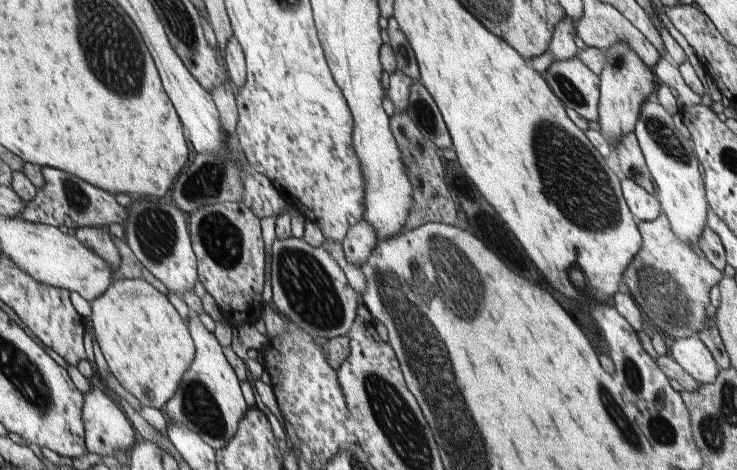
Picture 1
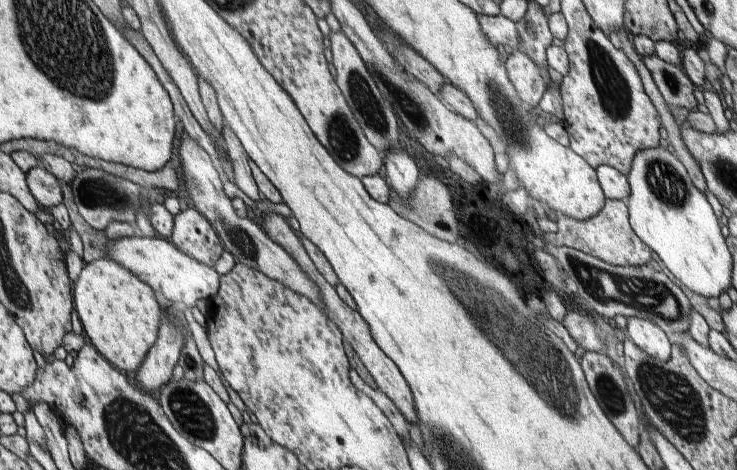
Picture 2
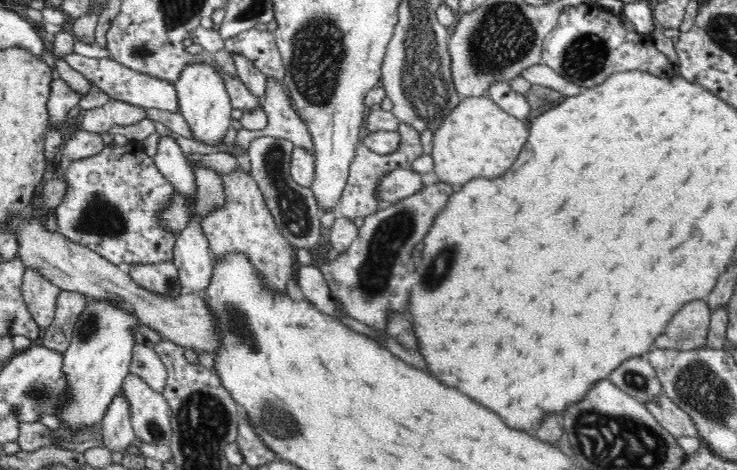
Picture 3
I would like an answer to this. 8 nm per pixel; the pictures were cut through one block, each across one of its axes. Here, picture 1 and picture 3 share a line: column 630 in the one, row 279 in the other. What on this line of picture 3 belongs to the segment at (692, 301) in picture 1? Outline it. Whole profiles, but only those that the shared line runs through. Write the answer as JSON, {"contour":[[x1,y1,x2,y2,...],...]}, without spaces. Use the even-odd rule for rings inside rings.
{"contour":[[239,167,230,174,220,172,220,177,224,183,226,204,214,208,208,216,201,219,202,231,209,240,213,258,220,260,228,252,245,254,253,268,264,276,261,279,266,288,273,292,287,292,286,284,295,279,294,270,298,265,296,248,290,241,283,239,262,191,251,174,244,173]]}

